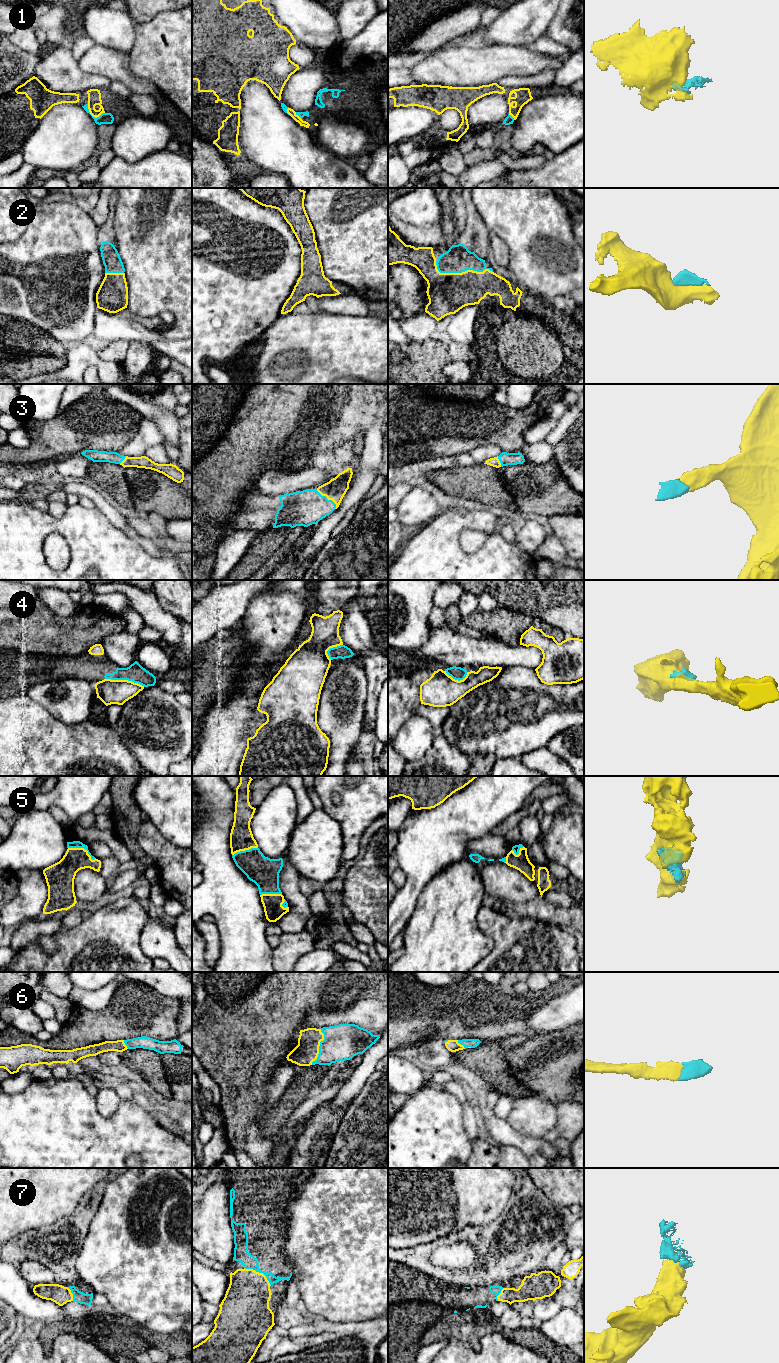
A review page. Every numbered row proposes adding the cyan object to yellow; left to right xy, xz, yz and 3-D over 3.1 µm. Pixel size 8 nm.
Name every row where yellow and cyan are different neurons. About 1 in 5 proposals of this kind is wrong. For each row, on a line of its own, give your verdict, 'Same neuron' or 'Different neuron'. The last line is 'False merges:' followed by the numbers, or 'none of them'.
1: Same neuron
2: Same neuron
3: Same neuron
4: Different neuron
5: Same neuron
6: Same neuron
7: Same neuron
False merges: 4

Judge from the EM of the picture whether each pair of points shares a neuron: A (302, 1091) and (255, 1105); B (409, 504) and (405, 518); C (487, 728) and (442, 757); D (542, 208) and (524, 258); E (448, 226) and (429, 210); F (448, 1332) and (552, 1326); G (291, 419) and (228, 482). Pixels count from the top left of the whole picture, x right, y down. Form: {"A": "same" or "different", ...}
{"A": "different", "B": "same", "C": "different", "D": "same", "E": "different", "F": "different", "G": "same"}

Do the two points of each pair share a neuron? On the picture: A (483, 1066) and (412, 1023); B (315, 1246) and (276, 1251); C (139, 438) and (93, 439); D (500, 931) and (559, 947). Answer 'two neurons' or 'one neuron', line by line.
A: two neurons
B: two neurons
C: two neurons
D: one neuron

